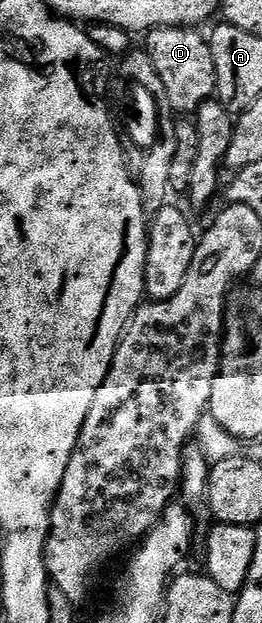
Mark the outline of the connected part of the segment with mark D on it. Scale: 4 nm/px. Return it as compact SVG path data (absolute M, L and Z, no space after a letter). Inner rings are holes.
M165 27L150 30L145 37L147 40L145 51L157 75L161 75L161 84L165 87L169 107L176 115L193 115L201 107L201 103L215 97L217 67L213 67L211 42L199 32L200 30L195 27L186 29Z

